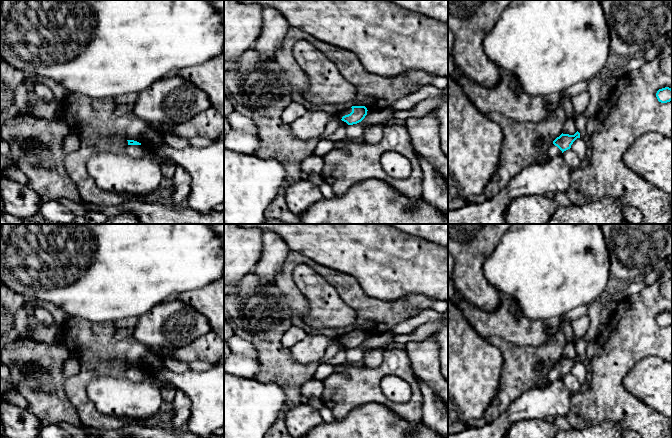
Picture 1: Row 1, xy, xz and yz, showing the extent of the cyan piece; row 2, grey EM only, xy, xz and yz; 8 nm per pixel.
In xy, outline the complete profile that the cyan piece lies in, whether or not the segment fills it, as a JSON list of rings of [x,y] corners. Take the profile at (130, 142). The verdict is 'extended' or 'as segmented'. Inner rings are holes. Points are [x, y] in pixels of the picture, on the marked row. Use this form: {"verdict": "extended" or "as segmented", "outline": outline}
{"verdict": "extended", "outline": [[[127,140],[128,145],[125,147],[125,153],[132,158],[140,159],[146,154],[146,150],[141,143],[134,140]]]}

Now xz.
{"verdict": "extended", "outline": [[[357,103],[341,112],[339,118],[348,125],[353,125],[361,122],[367,115],[367,111],[363,104]]]}

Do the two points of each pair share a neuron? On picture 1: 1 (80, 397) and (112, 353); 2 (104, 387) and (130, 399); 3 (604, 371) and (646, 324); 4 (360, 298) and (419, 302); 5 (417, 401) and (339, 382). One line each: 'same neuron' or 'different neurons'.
1: same neuron
2: same neuron
3: same neuron
4: same neuron
5: same neuron

